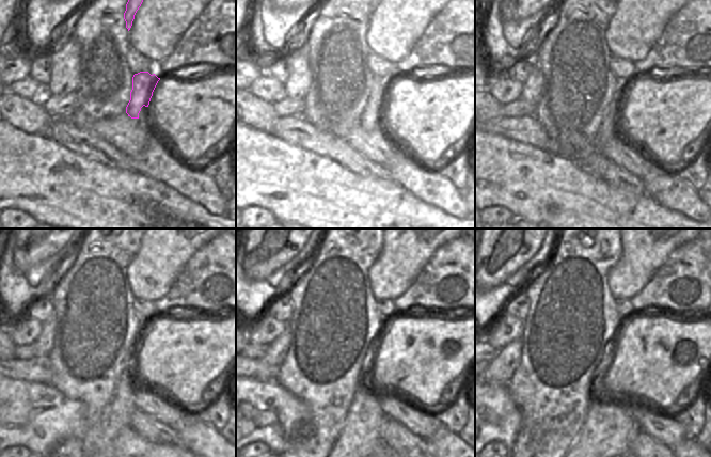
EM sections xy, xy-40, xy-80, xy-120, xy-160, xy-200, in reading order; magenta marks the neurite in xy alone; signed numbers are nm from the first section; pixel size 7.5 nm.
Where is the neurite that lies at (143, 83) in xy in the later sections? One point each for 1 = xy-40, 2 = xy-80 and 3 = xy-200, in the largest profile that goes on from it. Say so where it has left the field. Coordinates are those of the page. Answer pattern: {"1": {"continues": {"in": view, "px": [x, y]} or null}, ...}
{"1": {"continues": {"in": "xy-40", "px": [376, 104]}}, "2": {"continues": {"in": "xy-80", "px": [611, 119]}}, "3": {"continues": {"in": "xy-200", "px": [609, 430]}}}

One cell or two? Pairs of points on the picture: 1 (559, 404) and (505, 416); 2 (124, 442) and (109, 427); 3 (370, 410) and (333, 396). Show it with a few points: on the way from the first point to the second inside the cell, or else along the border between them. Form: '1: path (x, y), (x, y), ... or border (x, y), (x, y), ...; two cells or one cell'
1: border (508, 391), (520, 412), (520, 430), (516, 438); two cells
2: border (129, 425), (122, 429), (114, 445); two cells
3: border (359, 379), (354, 396), (342, 426); two cells

